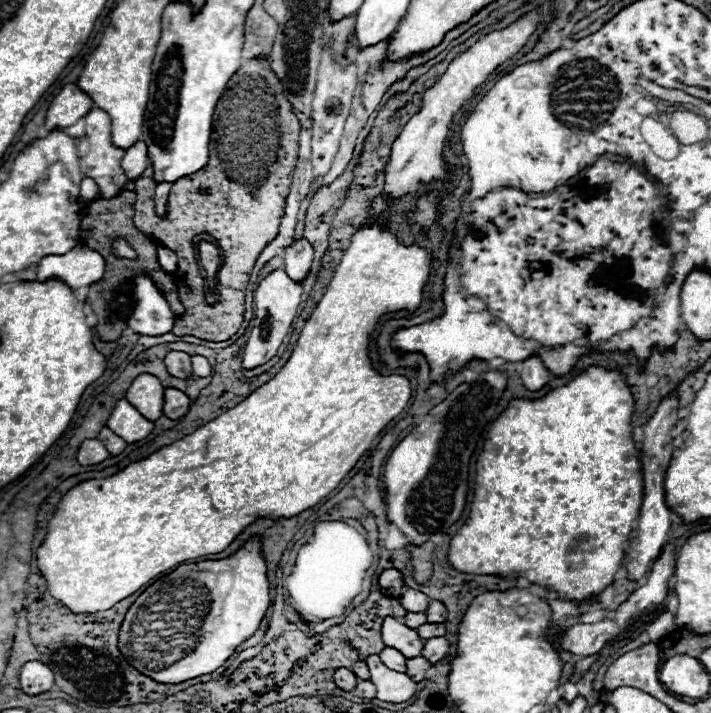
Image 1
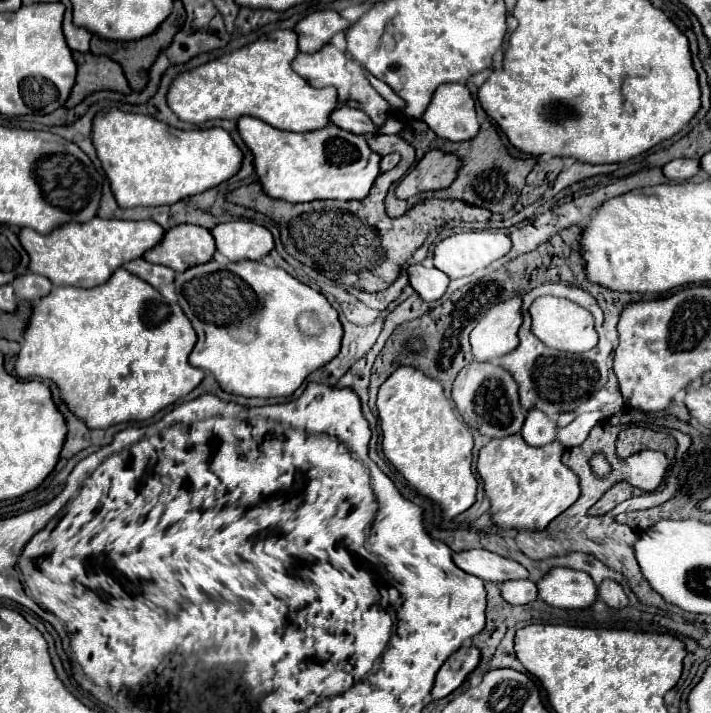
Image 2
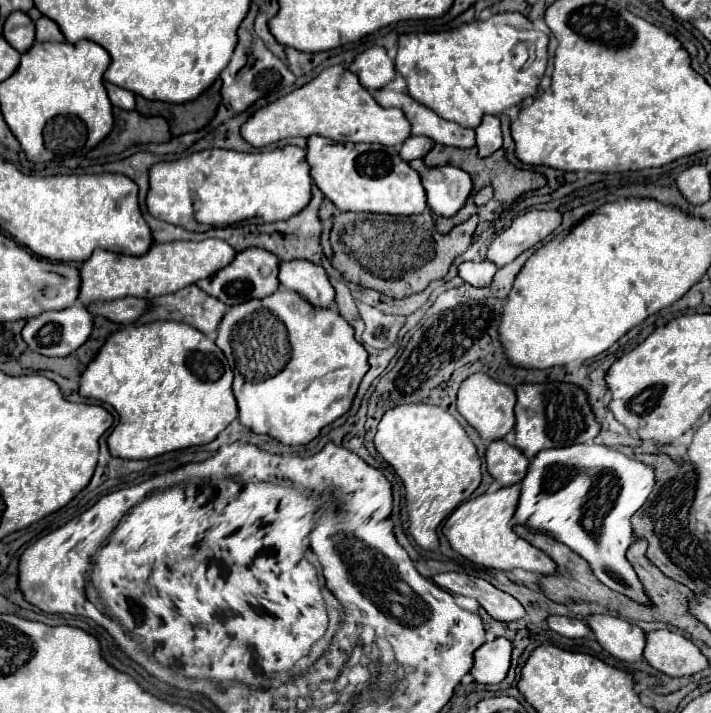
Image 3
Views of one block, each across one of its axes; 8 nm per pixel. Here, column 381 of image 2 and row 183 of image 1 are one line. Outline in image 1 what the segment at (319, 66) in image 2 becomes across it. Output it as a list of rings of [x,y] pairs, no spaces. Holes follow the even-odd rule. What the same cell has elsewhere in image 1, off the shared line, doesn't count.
[[[92,108],[90,114],[86,114],[74,126],[70,126],[64,131],[70,137],[84,137],[88,142],[88,150],[80,158],[80,170],[82,170],[84,176],[92,178],[96,182],[96,186],[98,186],[98,194],[96,194],[94,200],[98,200],[98,198],[114,198],[118,192],[124,192],[126,182],[128,182],[126,174],[120,168],[124,150],[116,152],[116,148],[110,142],[110,118],[108,118],[108,114],[104,110],[100,110],[100,108]]]

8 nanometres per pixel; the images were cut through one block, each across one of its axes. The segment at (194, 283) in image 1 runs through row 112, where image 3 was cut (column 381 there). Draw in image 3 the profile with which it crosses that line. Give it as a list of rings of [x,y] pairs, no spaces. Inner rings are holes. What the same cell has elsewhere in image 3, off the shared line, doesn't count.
[[[336,212],[330,230],[330,244],[334,252],[330,258],[332,266],[348,282],[372,288],[388,298],[404,298],[414,292],[422,292],[432,280],[444,278],[454,258],[472,244],[478,214],[470,216],[466,224],[452,228],[448,234],[436,232],[430,212],[412,216],[412,222],[414,224],[400,224],[400,216],[388,214]]]

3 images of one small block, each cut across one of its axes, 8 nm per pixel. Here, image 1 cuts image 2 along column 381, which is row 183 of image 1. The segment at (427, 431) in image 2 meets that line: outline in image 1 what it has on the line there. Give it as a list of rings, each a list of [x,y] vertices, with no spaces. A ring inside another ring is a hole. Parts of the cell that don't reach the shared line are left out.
[[[530,12],[522,16],[518,22],[514,22],[512,26],[490,32],[488,36],[480,38],[472,48],[468,48],[464,54],[460,54],[456,60],[450,62],[446,74],[432,88],[426,90],[424,106],[420,114],[416,114],[404,126],[404,130],[392,144],[392,154],[390,154],[390,162],[386,168],[386,192],[400,198],[404,194],[418,192],[420,186],[424,186],[432,178],[438,178],[444,182],[452,178],[452,168],[448,168],[442,158],[450,118],[460,110],[460,106],[472,96],[476,86],[482,84],[498,64],[506,62],[512,54],[516,54],[526,44],[528,36],[534,32],[540,18],[542,16],[538,12]]]

